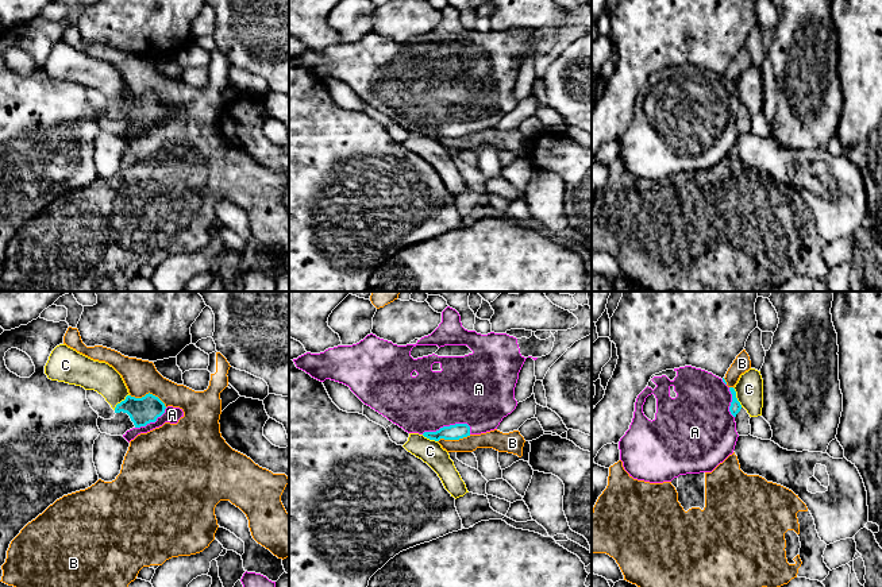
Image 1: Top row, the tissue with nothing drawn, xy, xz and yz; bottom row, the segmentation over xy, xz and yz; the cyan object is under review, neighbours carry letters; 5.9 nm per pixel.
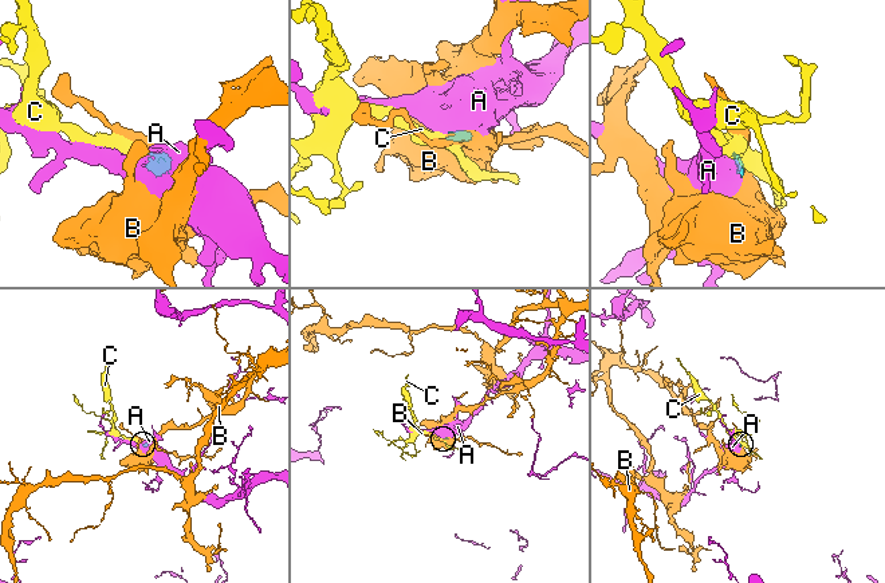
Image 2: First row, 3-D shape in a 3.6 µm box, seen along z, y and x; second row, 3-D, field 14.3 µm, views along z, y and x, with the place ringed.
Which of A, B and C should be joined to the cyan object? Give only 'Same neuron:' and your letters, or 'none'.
Same neuron: A

